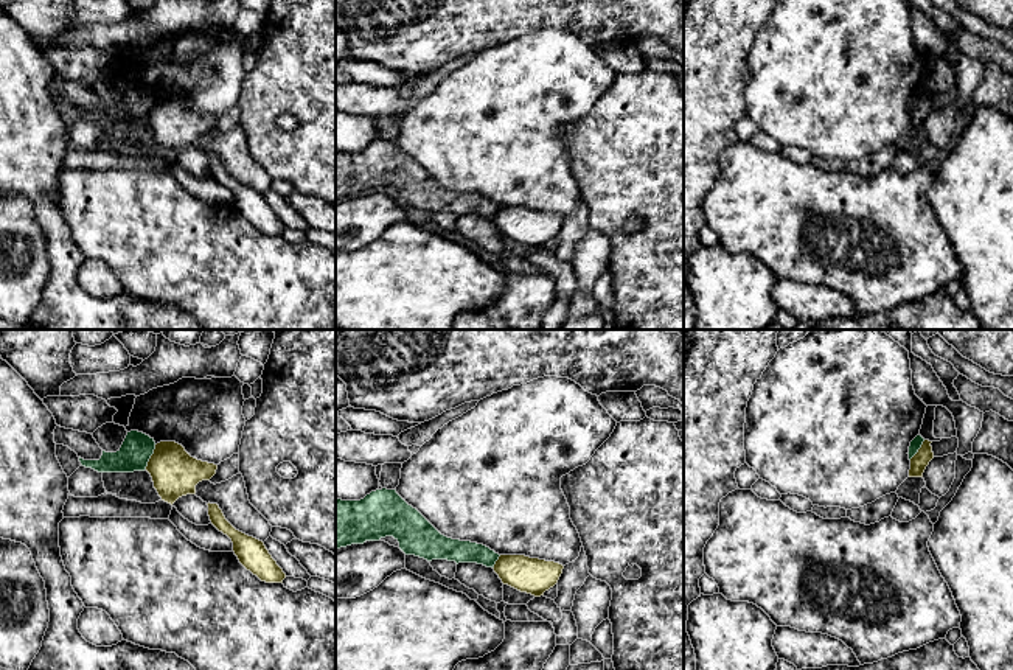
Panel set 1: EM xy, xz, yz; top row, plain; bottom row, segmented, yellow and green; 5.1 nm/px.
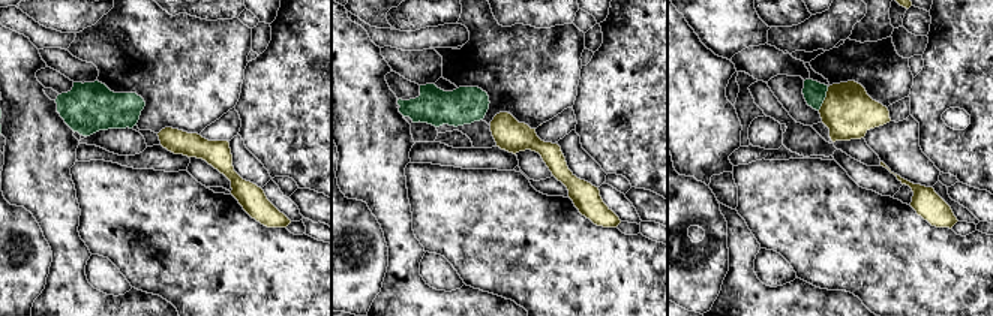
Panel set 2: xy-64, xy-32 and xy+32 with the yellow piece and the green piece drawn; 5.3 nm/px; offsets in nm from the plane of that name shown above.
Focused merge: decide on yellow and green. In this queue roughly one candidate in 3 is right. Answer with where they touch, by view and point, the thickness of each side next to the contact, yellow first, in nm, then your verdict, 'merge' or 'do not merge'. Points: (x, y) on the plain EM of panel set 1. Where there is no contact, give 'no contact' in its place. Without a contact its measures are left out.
meets yellow in xy at (151, 109); 240 nm thick on the yellow side, 160 nm on the other; do not merge

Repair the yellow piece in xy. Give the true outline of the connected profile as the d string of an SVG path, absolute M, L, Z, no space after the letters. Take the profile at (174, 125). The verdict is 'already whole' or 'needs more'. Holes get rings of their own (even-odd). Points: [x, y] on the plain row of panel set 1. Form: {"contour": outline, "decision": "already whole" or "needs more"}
{"contour": "M176 93L157 95L146 118L158 148L171 157L182 148L196 146L196 137L210 132L216 121L218 117L191 109Z", "decision": "already whole"}

